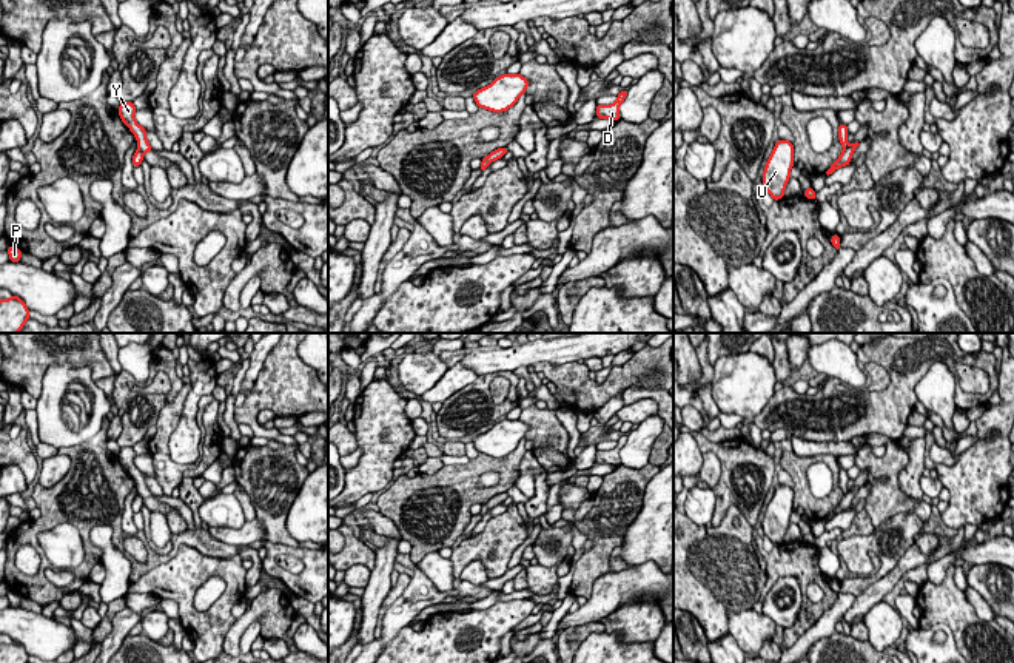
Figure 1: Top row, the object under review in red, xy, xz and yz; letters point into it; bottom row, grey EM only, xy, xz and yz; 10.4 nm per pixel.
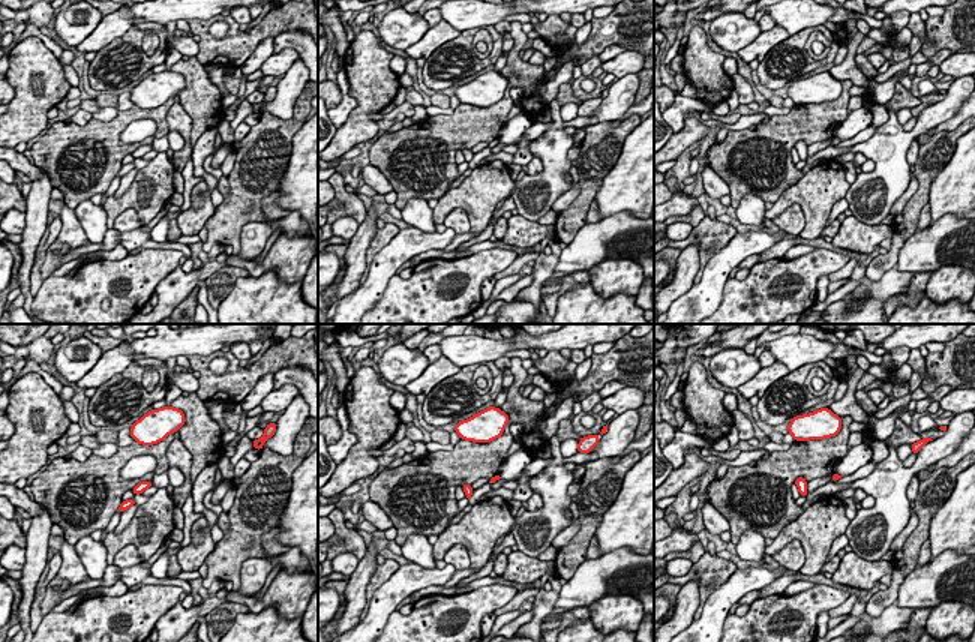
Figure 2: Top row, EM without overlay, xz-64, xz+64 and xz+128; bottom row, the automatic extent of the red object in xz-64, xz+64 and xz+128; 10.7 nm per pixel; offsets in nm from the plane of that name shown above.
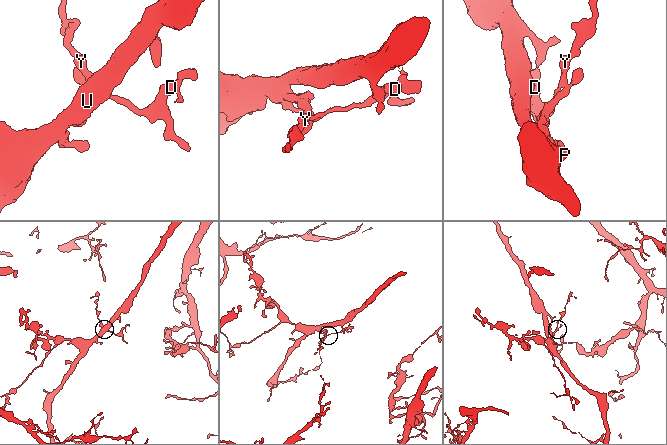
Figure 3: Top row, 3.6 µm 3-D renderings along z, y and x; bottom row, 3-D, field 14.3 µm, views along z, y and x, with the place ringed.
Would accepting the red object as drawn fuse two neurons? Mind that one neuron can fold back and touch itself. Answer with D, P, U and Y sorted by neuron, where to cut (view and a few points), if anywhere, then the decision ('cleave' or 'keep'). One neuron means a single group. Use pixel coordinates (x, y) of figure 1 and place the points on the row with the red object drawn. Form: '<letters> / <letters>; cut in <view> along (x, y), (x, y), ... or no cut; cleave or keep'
D Y / P U; cut in xy along (139, 148), (142, 153); cleave

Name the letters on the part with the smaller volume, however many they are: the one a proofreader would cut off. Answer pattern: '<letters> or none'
D, Y

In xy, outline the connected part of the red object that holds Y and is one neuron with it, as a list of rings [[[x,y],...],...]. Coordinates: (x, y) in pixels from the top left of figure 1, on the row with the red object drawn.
[[[122,102],[119,106],[119,116],[122,122],[131,130],[131,133],[137,139],[137,146],[142,153],[153,151],[153,146],[146,140],[146,131],[143,126],[140,126],[136,119],[134,113],[137,111],[133,102]]]

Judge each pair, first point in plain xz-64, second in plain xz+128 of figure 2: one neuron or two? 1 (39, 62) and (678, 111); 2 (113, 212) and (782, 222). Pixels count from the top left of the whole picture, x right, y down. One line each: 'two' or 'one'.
1: two
2: two

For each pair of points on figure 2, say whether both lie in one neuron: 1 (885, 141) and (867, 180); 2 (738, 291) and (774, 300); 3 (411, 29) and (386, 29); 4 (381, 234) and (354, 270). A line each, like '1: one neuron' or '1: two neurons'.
1: one neuron
2: one neuron
3: one neuron
4: two neurons

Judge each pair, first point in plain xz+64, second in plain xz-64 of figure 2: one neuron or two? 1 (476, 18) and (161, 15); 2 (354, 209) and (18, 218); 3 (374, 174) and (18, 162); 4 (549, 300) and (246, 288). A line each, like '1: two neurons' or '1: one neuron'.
1: one neuron
2: two neurons
3: one neuron
4: two neurons

